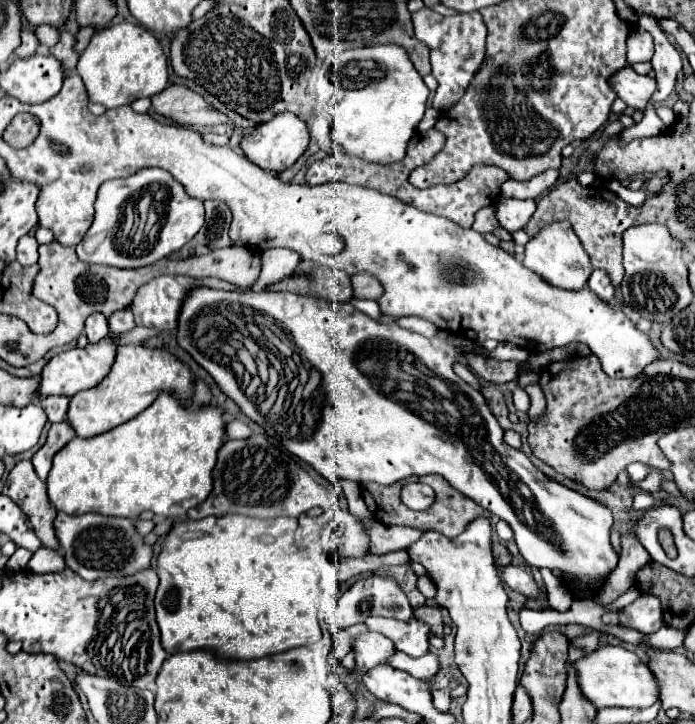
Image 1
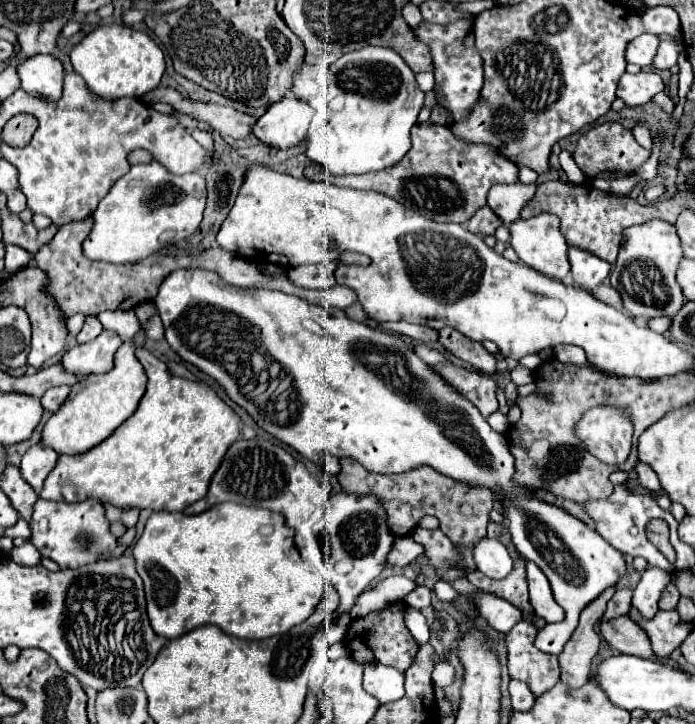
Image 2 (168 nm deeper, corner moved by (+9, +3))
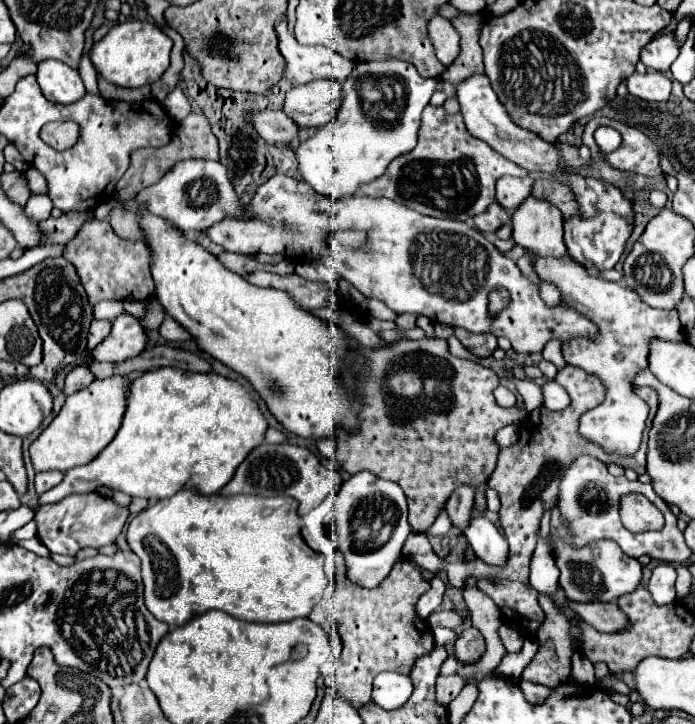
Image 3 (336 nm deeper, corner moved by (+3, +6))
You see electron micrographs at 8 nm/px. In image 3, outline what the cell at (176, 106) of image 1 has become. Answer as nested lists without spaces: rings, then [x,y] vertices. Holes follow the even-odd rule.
[[[259,111],[255,115],[251,115],[257,133],[267,141],[267,143],[291,143],[297,133],[299,127],[297,123],[287,117],[283,111]]]

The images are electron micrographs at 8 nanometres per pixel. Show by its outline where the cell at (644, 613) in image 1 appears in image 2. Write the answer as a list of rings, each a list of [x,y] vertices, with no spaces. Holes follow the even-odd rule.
[[[647,568],[637,584],[637,588],[633,590],[633,600],[631,606],[639,610],[639,614],[643,618],[653,618],[653,614],[657,614],[659,606],[659,598],[665,590],[665,586],[671,582],[671,574],[661,570],[661,568]]]

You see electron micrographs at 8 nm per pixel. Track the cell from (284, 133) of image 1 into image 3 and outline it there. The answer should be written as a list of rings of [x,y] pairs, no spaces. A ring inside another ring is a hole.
[[[317,79],[315,83],[295,85],[285,99],[283,111],[303,129],[323,127],[335,119],[343,101],[341,83]]]

